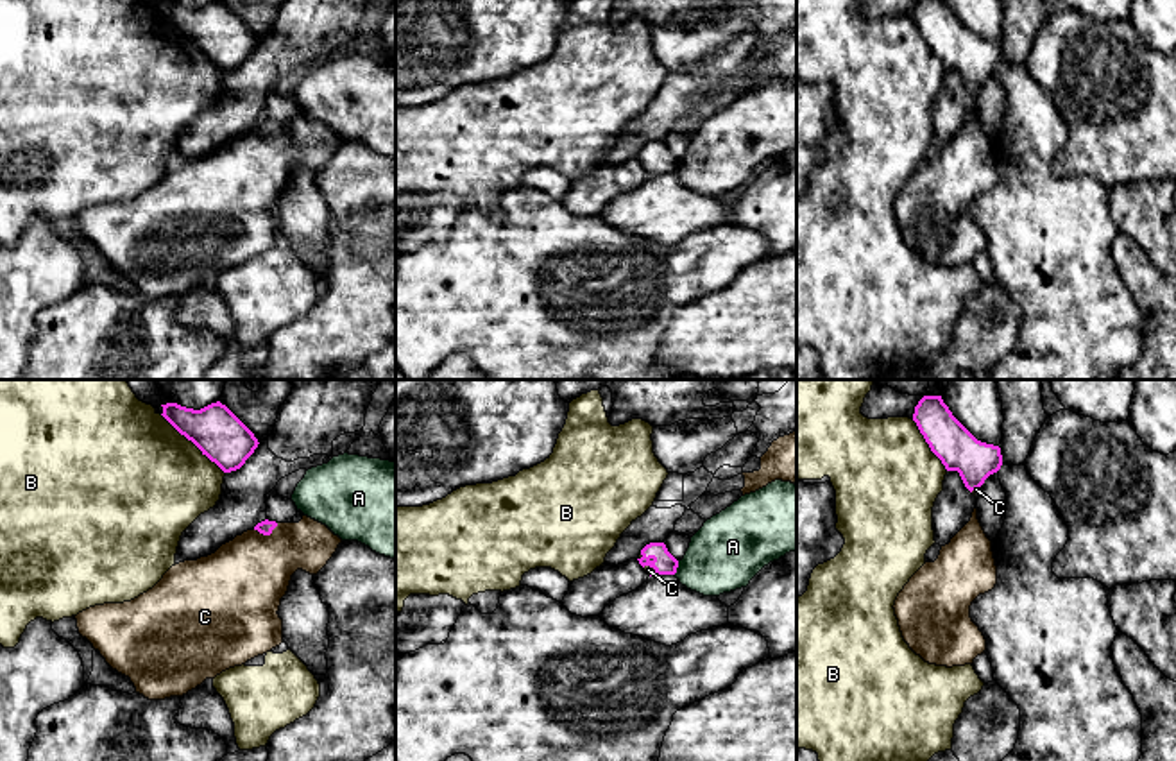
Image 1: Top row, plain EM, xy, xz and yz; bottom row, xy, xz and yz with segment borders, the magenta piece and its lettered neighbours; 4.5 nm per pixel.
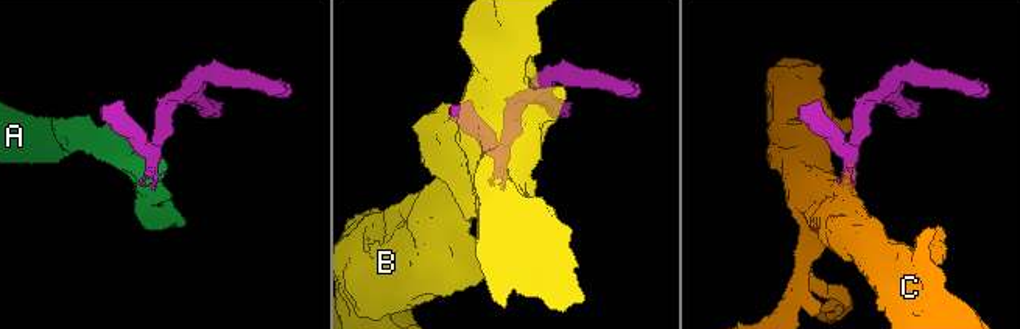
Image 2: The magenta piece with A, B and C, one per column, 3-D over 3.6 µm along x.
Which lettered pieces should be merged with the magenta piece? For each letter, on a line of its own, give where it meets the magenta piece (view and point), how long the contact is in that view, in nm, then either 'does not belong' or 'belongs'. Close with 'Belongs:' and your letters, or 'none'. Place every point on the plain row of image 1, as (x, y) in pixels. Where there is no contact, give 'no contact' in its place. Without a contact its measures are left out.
A: meets magenta in xz at (677, 165); contact 70 nm long; does not belong
B: meets magenta in xy at (192, 40); contact 400 nm long; does not belong
C: meets magenta in xy at (265, 133); contact 120 nm long; belongs
Belongs: C

